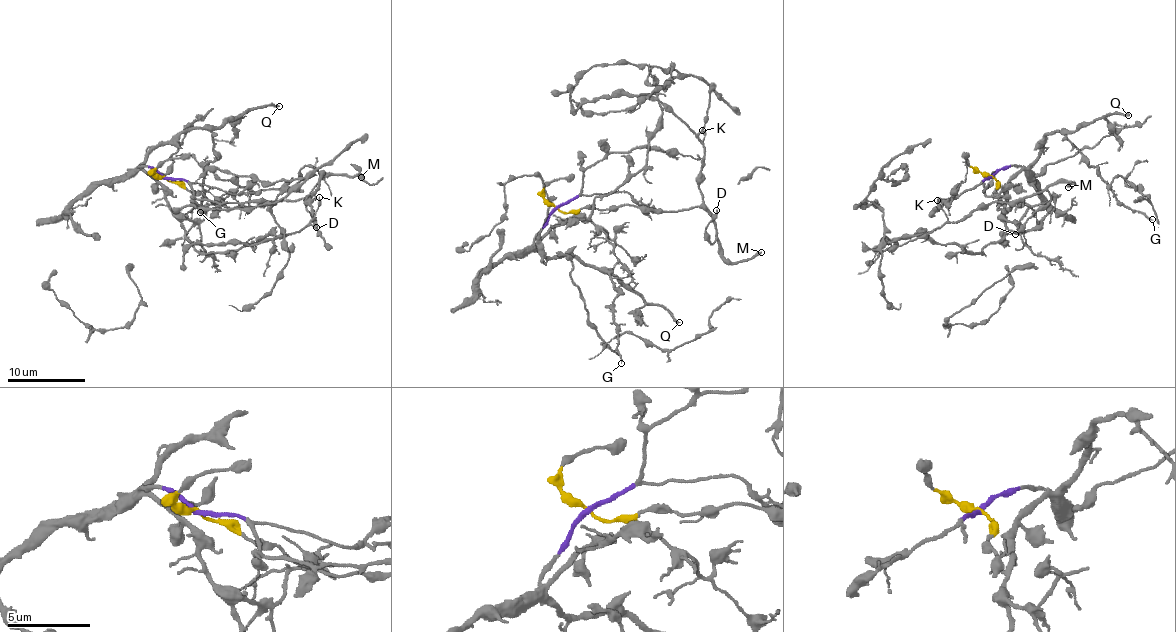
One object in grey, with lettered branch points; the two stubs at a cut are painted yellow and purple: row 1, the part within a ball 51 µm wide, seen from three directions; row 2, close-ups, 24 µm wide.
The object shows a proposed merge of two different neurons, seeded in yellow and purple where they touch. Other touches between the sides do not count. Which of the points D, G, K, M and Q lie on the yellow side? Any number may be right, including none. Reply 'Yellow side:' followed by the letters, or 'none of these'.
Yellow side: D, K, M

